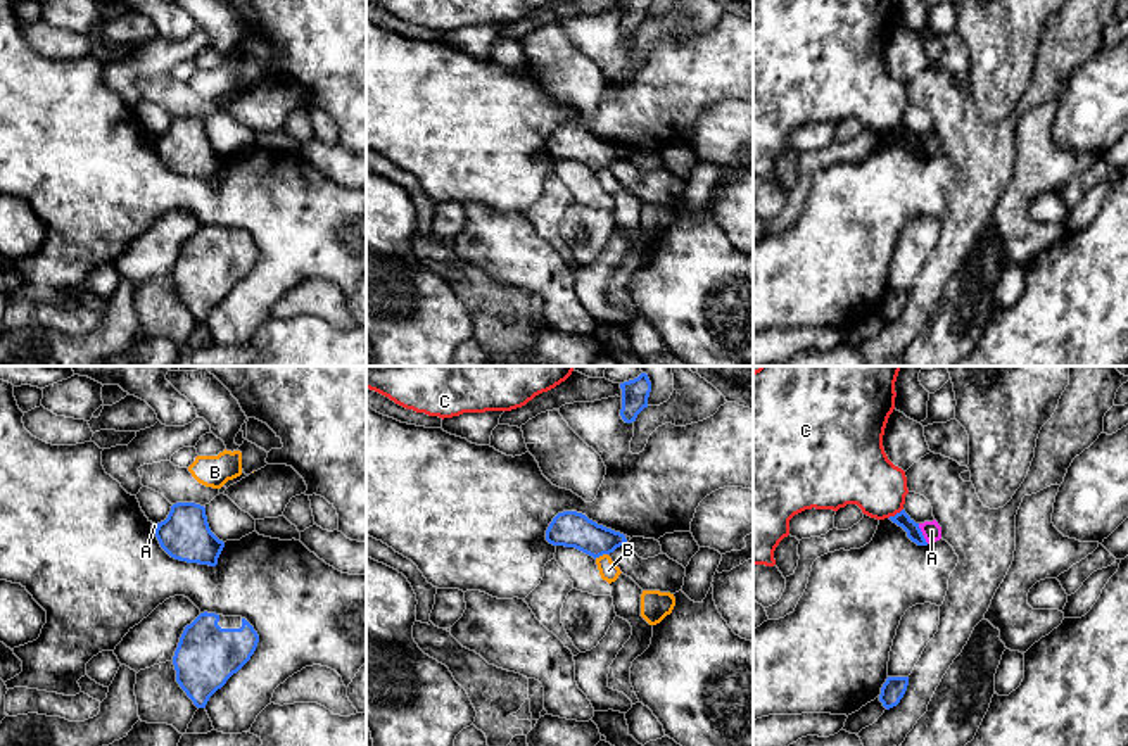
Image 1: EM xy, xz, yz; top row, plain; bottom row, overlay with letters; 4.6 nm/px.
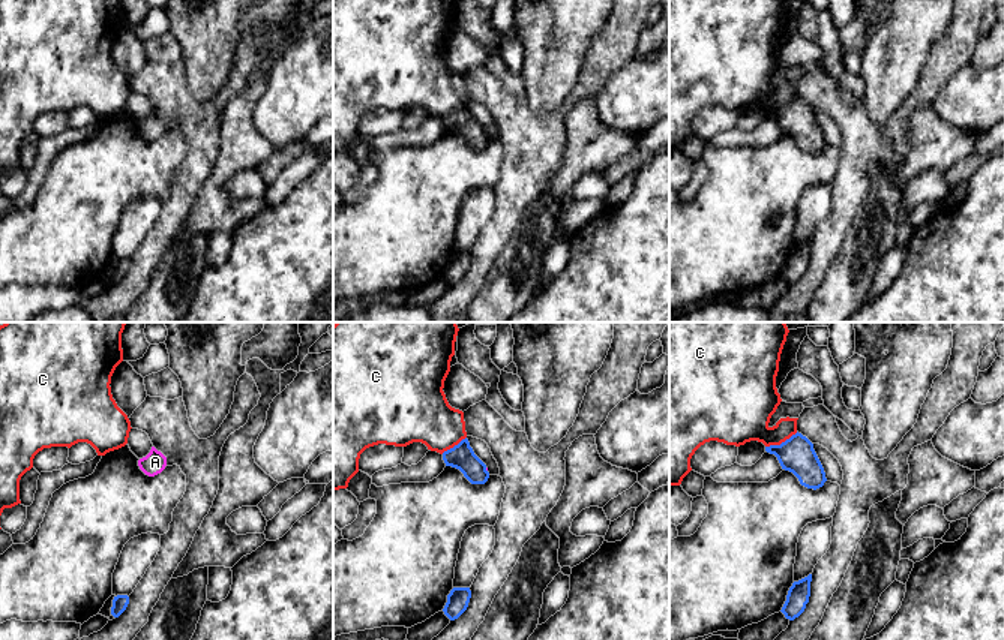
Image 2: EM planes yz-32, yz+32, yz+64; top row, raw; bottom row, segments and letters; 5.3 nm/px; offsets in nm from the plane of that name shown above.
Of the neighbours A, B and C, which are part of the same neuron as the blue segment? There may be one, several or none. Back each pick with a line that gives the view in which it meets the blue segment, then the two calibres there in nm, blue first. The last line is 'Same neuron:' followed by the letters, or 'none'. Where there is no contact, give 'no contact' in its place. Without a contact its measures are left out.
Same neuron: none

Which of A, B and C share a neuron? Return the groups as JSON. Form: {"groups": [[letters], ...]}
{"groups": [["A"], ["B"], ["C"]]}

